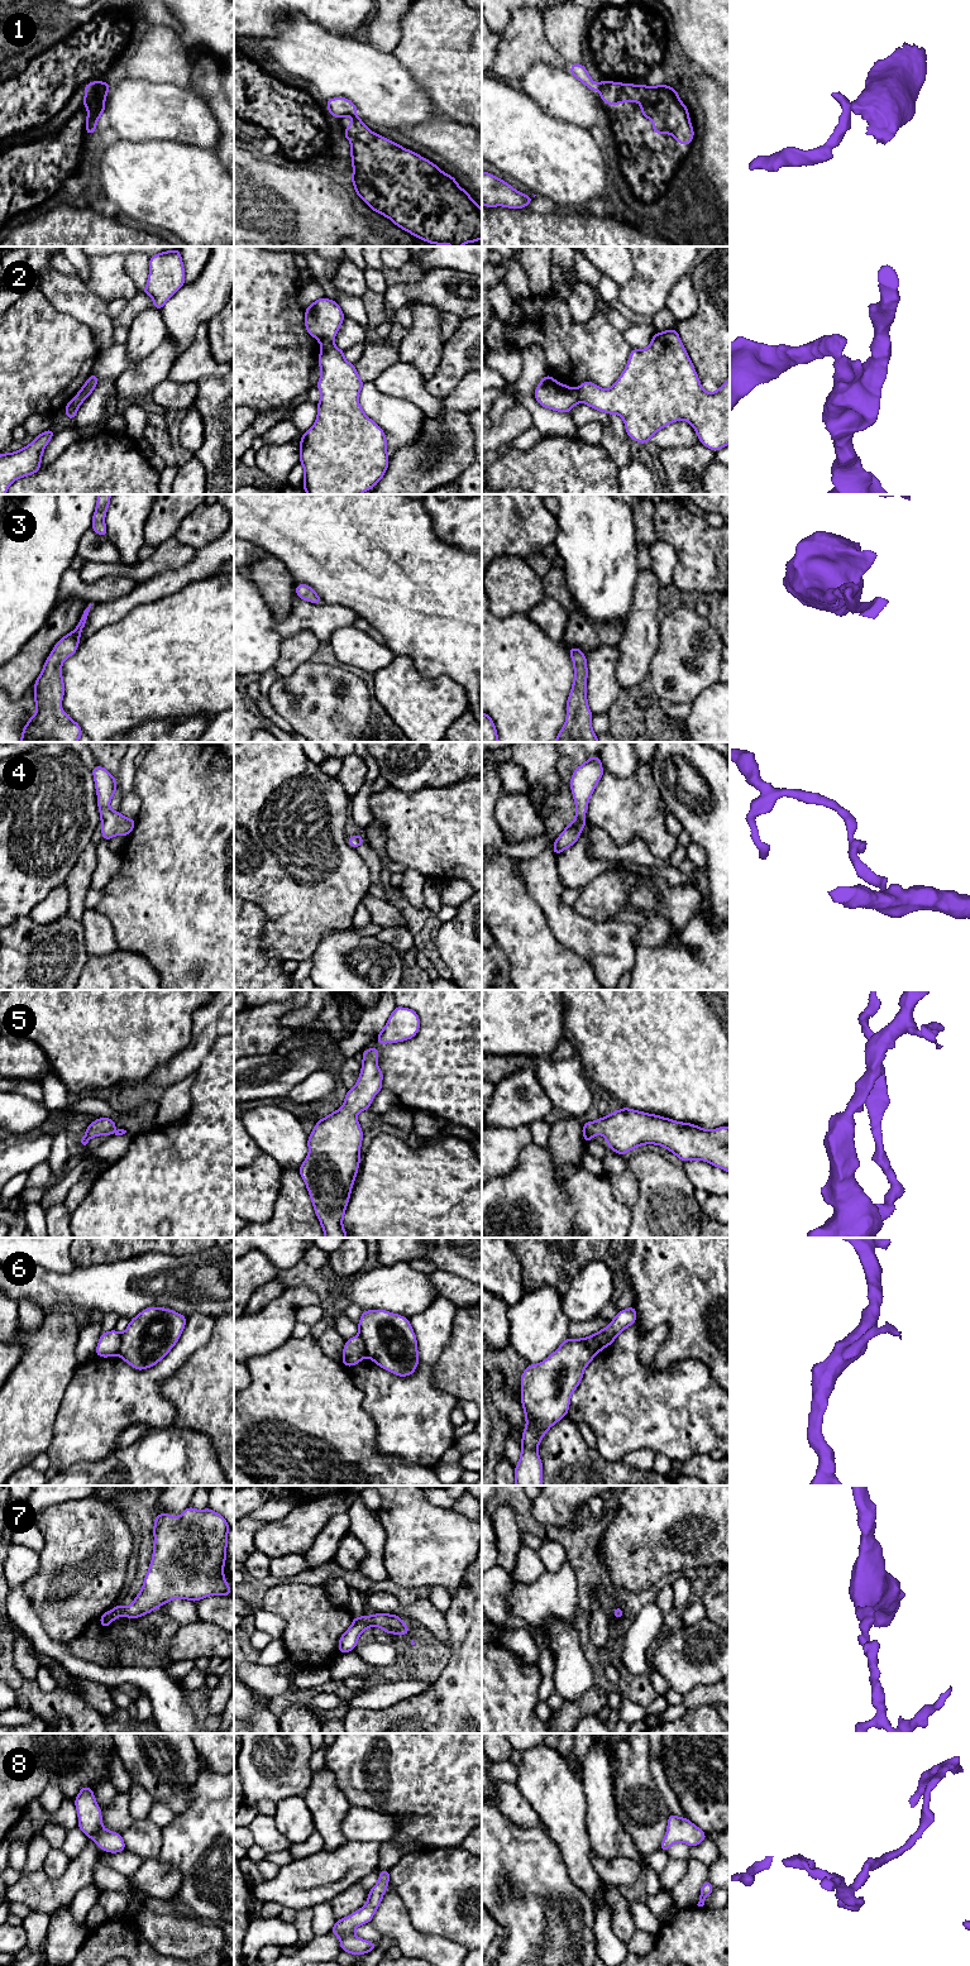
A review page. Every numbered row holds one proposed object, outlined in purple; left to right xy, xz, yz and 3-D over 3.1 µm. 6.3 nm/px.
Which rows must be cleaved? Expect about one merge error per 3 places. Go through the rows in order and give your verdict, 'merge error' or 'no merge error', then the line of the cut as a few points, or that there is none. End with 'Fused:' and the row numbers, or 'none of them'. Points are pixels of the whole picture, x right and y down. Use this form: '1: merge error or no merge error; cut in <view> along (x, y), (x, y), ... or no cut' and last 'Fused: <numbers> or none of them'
1: merge error; cut in yz along (597, 85), (598, 89)
2: merge error; cut in yz along (576, 390), (581, 401)
3: no merge error; no cut
4: no merge error; no cut
5: no merge error; no cut
6: no merge error; no cut
7: no merge error; no cut
8: no merge error; no cut
Fused: 1, 2

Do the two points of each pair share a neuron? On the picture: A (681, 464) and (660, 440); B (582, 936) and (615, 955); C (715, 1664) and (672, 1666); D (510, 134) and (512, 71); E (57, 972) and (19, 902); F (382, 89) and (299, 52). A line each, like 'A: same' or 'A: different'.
A: different
B: same
C: same
D: different
E: different
F: same

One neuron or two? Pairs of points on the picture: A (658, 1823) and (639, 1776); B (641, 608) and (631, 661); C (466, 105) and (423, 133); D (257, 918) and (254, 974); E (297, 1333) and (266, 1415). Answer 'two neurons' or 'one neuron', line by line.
A: one neuron
B: one neuron
C: two neurons
D: one neuron
E: two neurons

